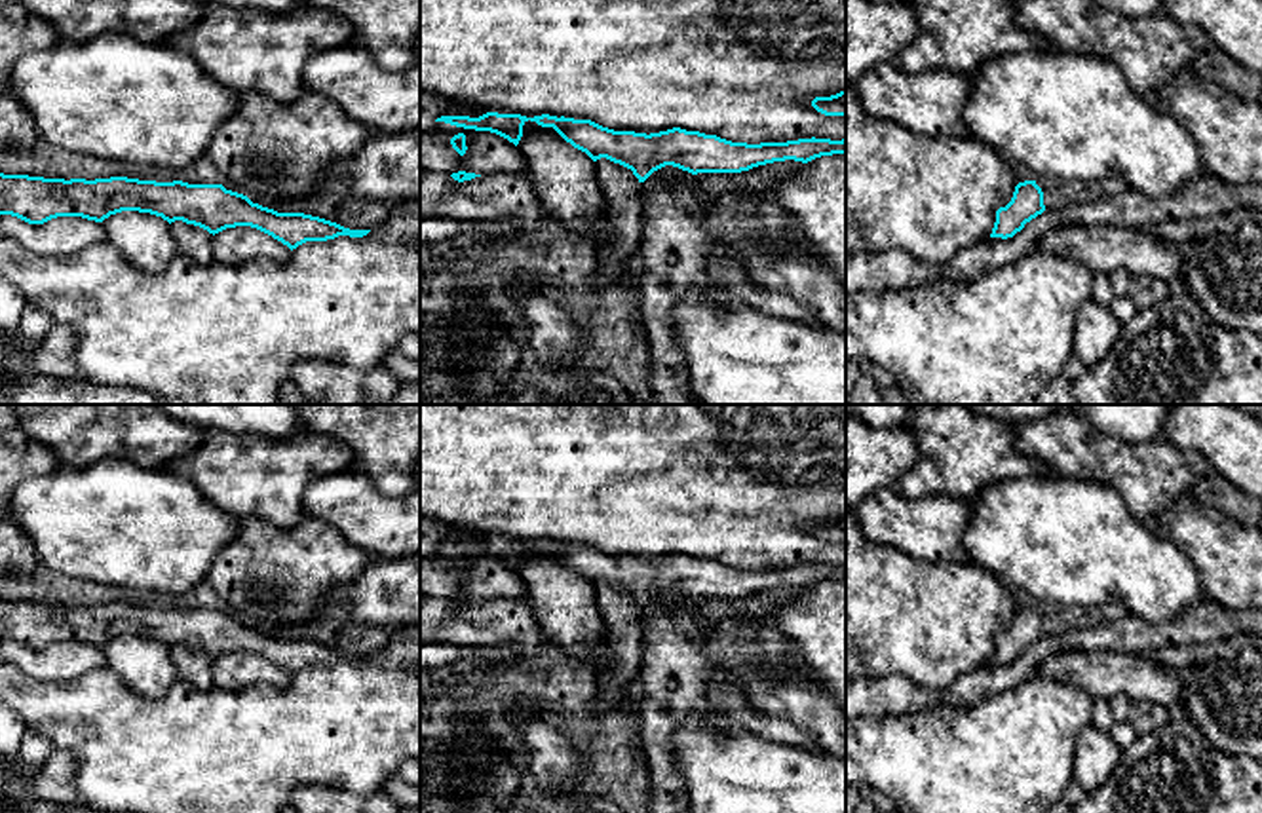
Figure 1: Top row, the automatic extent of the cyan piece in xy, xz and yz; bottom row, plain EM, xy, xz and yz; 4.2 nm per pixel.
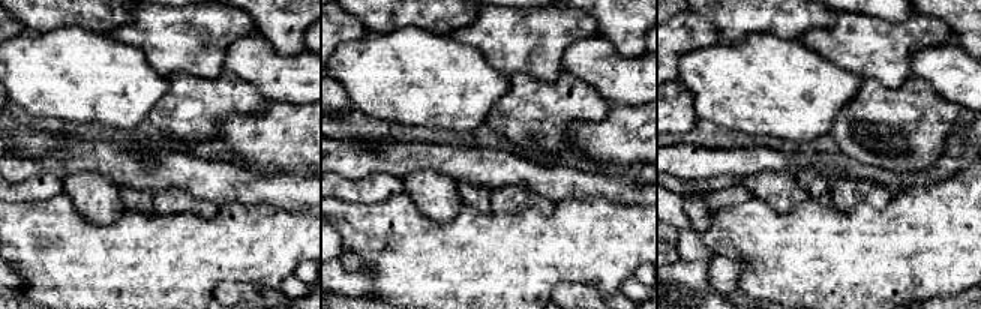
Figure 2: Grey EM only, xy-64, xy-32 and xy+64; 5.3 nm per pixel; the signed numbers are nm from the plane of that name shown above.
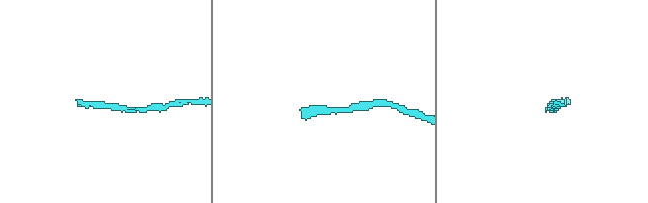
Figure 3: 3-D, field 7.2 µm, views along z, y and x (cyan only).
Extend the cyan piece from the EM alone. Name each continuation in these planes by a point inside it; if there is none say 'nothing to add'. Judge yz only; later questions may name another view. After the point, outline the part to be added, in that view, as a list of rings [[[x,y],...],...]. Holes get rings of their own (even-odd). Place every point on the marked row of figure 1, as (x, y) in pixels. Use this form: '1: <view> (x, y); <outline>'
nothing to add

